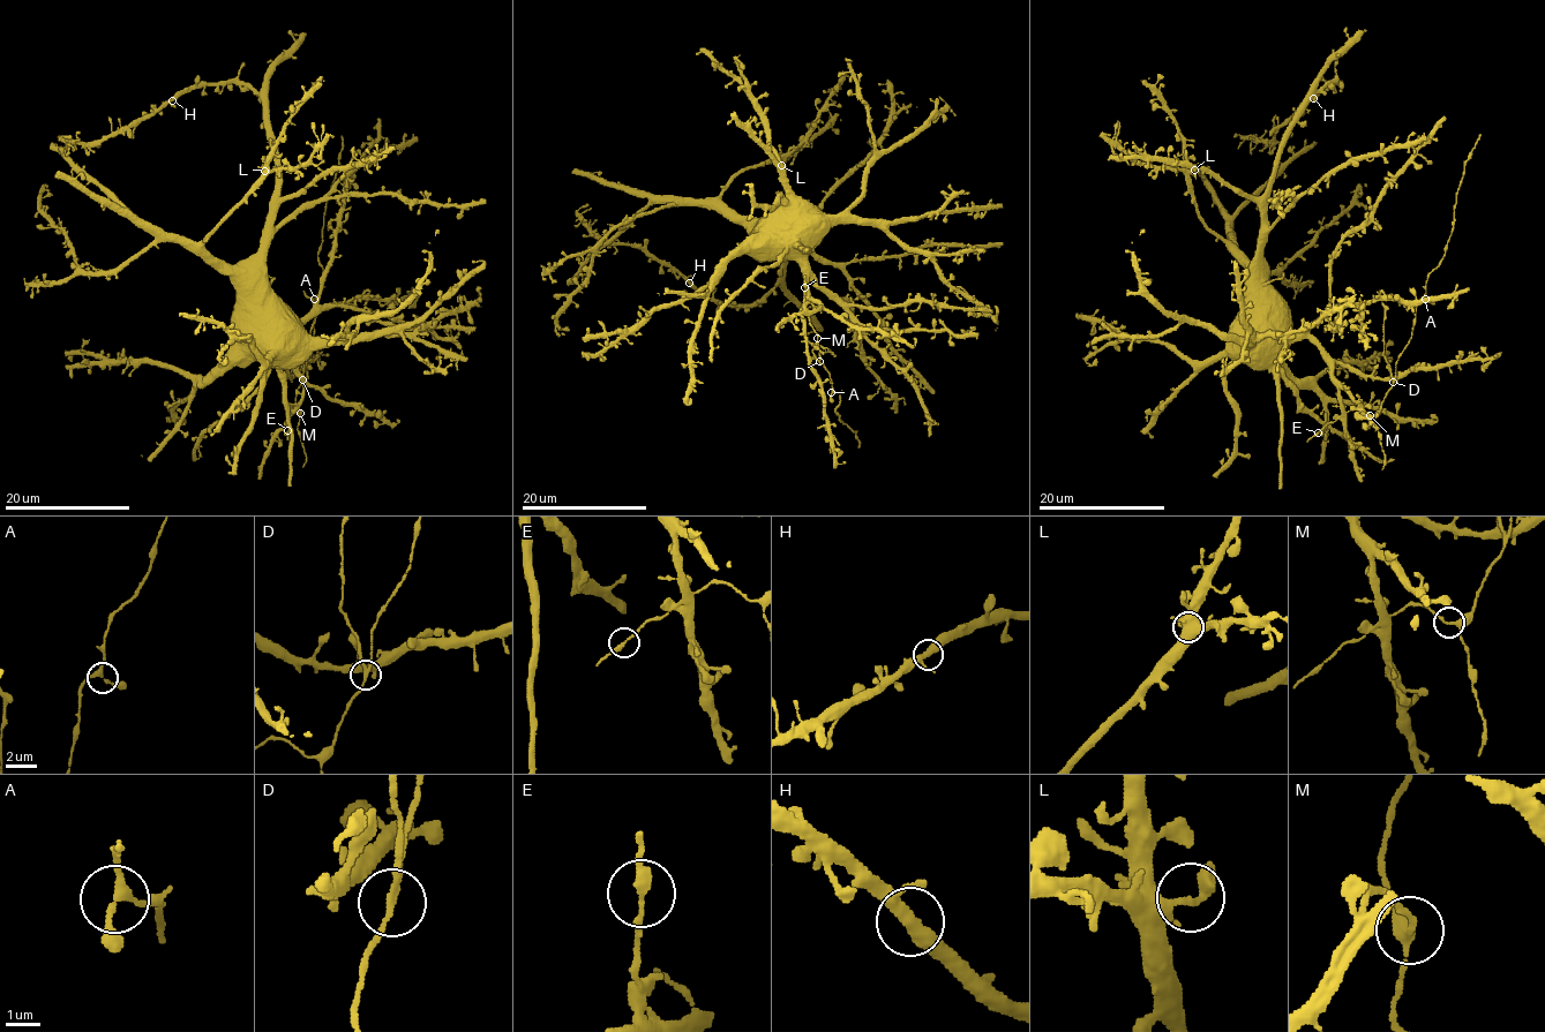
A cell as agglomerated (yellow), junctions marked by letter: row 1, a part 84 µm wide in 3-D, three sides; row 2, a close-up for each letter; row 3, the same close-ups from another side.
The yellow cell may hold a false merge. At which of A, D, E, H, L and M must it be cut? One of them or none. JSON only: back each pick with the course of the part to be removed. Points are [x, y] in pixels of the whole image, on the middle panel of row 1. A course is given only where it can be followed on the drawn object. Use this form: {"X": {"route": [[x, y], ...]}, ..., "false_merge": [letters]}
{"D": {"route": [[819, 361], [820, 352], [832, 352], [819, 345]]}, "false_merge": ["D"]}

